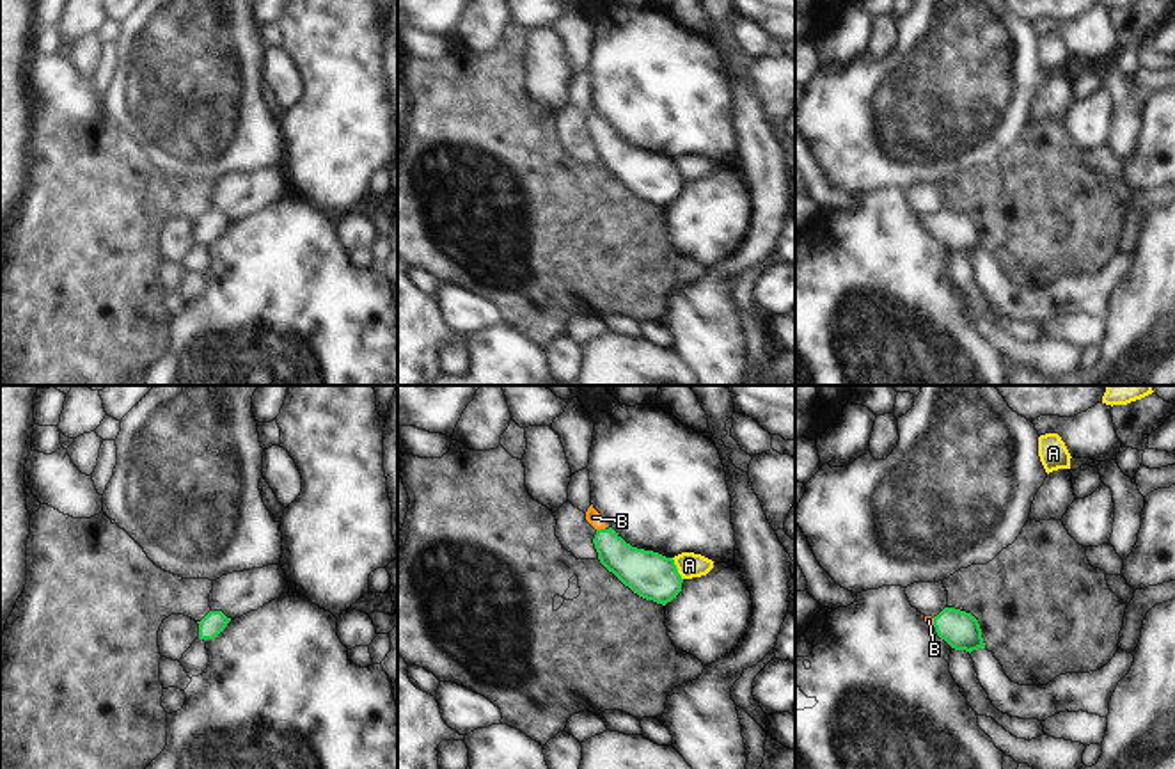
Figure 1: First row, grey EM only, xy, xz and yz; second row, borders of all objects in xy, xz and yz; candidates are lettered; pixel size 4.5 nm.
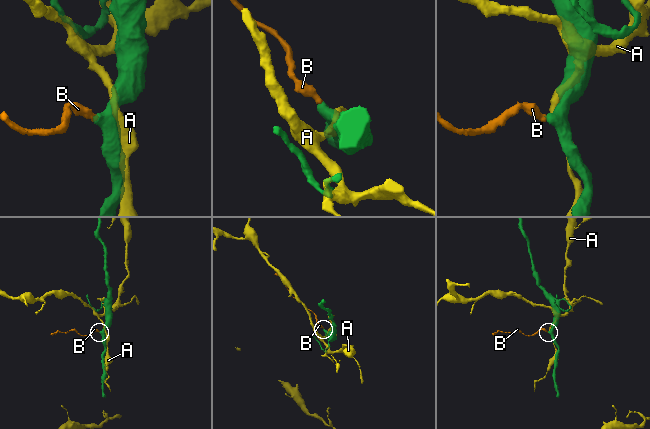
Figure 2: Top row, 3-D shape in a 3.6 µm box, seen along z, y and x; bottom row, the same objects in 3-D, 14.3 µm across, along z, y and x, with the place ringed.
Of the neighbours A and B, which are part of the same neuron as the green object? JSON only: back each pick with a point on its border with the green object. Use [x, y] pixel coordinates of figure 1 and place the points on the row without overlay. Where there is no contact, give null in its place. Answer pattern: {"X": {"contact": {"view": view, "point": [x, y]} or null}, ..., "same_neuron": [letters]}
{"B": {"contact": {"view": "xz", "point": [600, 132]}}, "same_neuron": ["B"]}

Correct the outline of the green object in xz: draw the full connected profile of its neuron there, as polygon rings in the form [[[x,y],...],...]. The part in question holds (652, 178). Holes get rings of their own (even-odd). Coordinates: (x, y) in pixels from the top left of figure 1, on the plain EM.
[[[593,107],[586,114],[586,123],[596,131],[593,146],[600,165],[625,188],[662,208],[676,201],[683,181],[673,160],[632,149],[612,130],[605,130]]]

